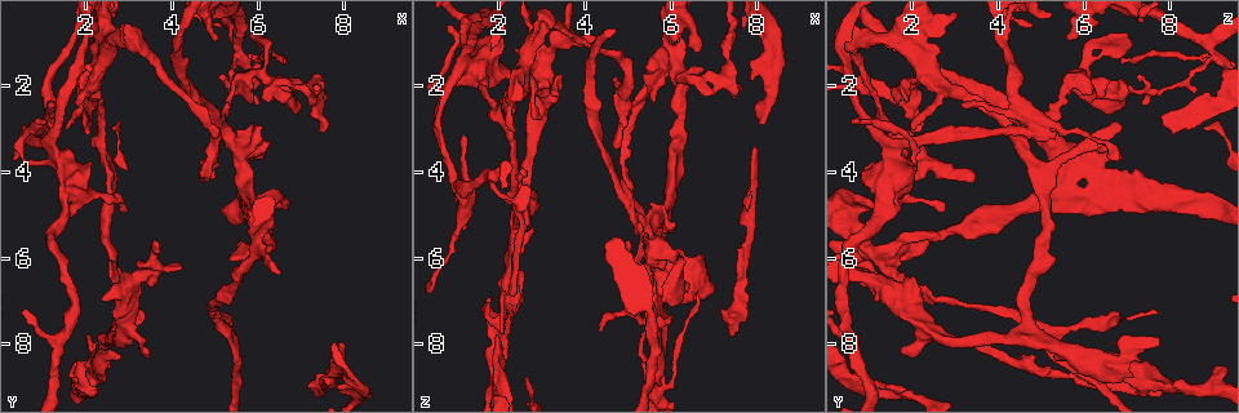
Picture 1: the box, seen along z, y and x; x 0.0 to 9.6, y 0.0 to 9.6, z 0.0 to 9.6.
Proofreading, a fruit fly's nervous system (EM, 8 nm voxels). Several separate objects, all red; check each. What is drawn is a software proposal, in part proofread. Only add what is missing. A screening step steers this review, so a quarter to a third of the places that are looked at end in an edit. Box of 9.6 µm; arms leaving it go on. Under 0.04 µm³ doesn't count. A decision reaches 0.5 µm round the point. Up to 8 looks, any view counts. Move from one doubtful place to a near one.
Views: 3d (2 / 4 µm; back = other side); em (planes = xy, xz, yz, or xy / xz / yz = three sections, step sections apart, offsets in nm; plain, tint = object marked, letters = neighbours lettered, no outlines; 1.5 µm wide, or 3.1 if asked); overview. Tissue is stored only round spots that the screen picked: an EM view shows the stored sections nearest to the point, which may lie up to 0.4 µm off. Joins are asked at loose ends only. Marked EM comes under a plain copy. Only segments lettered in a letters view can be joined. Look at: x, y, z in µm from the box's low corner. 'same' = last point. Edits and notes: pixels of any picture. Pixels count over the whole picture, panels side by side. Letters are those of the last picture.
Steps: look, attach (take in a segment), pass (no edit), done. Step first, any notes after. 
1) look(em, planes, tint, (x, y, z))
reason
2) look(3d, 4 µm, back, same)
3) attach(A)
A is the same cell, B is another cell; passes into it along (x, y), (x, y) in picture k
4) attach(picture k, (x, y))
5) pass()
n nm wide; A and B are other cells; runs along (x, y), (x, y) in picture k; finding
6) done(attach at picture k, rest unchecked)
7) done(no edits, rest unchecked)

look(em, xy, step 4, letters, (2.25, 3.05, 6.90))
an open end

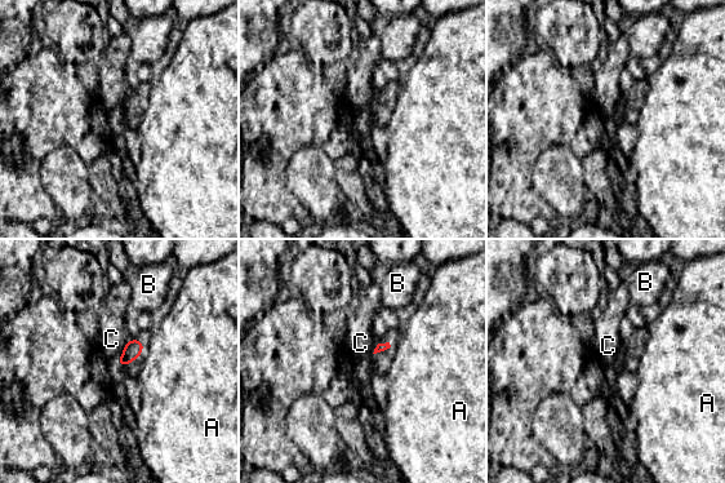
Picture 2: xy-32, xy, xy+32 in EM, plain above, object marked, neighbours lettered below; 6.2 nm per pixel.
look(em, planes, letters, same)

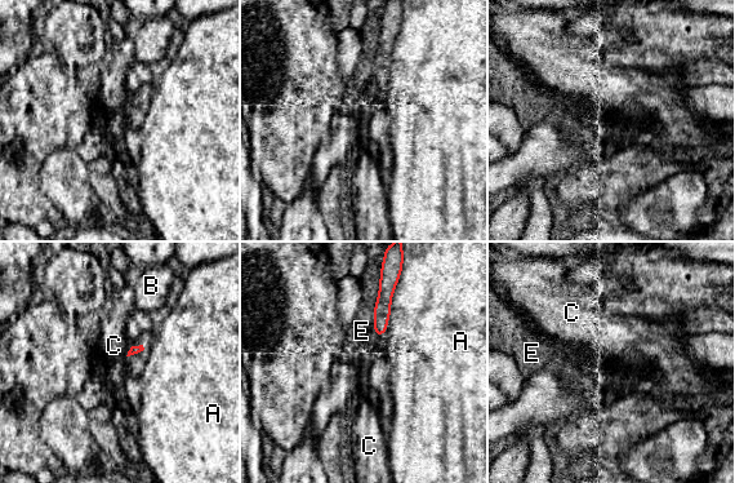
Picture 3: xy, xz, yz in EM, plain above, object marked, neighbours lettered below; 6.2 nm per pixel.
pass()
A touches over 360 nm; A, B, C and E are other cells; border along (132, 346), (125, 355) in picture 3; no lettered segment goes on from it

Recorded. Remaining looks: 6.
look(em, yz, step 4, letters, (1.20, 3.30, 5.15))
an open end

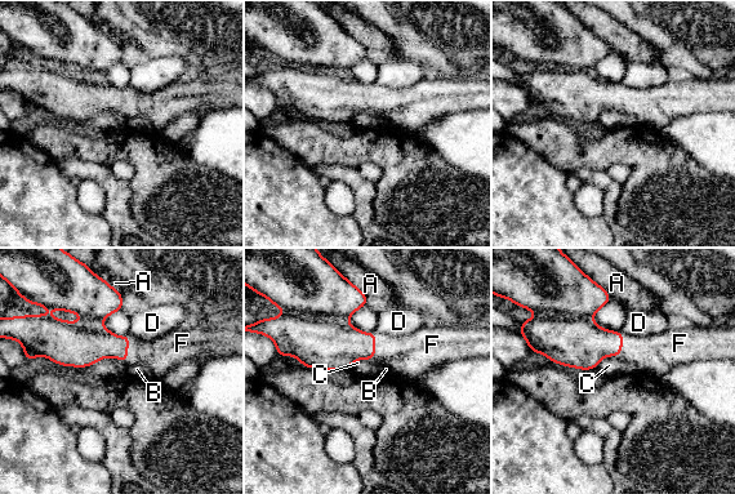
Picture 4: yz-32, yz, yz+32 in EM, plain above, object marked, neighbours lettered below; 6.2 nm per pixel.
attach(F)
F is the same cell, A, B, C and D are other cells; passes into it along (334, 345), (374, 347), (409, 356) in picture 4; the neuron continues

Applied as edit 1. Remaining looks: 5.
look(em, yz, step 4, letters, (2.05, 7.85, 7.80))
branch stops here

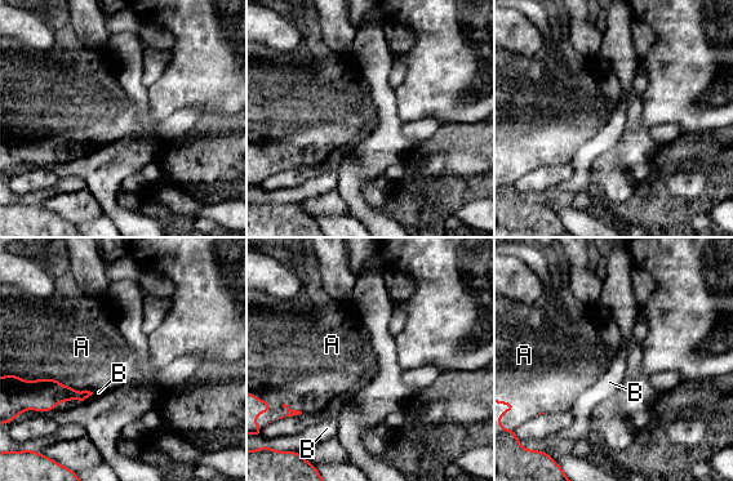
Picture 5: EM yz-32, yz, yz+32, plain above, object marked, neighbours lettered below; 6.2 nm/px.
look(em, planes, letters, same)
another direction

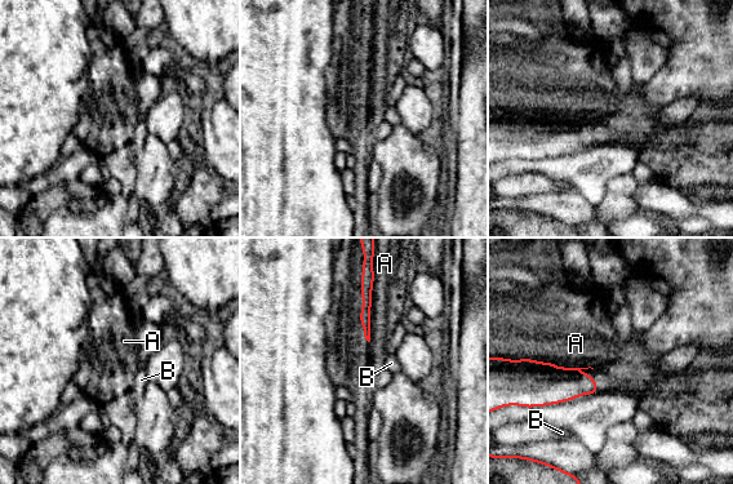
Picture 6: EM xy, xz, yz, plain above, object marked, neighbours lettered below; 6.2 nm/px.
pass()
A touches over 500 nm; A and B are other cells; none of them fits

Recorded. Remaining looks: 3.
done(attach at picture 4, rest unchecked)

